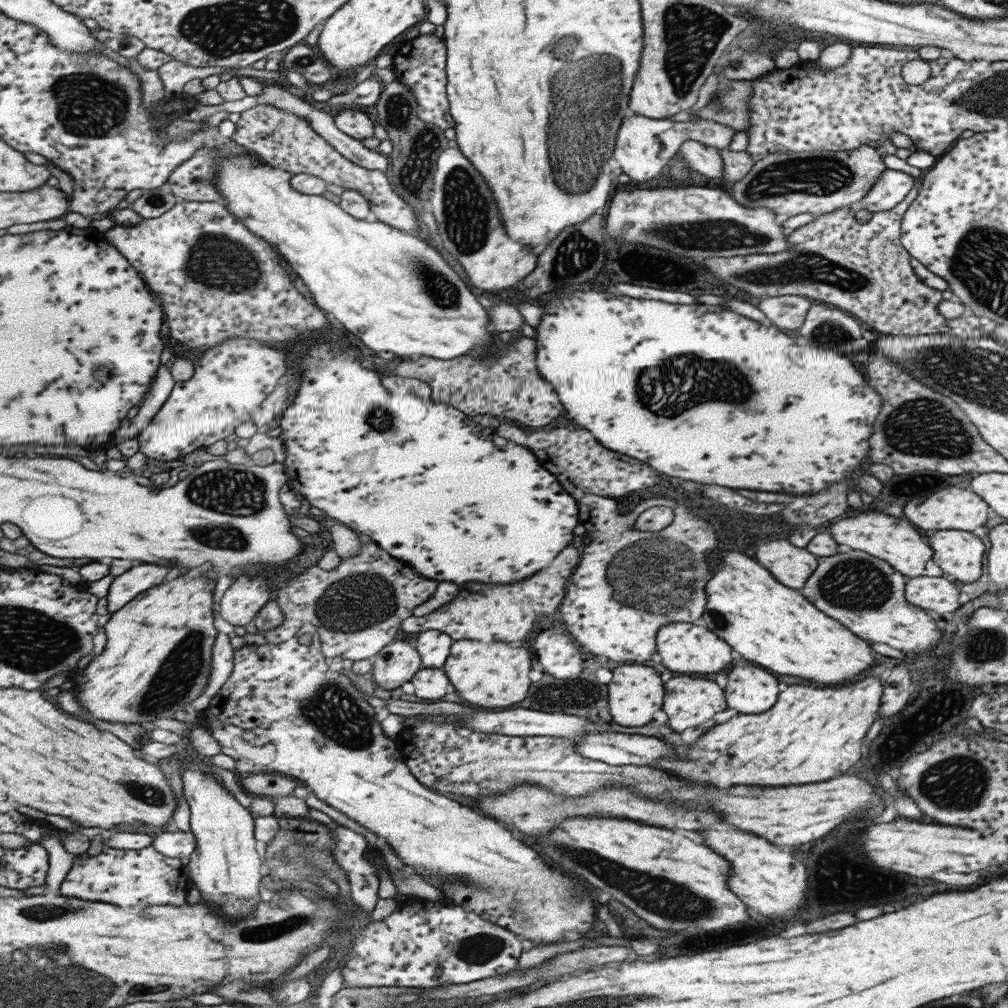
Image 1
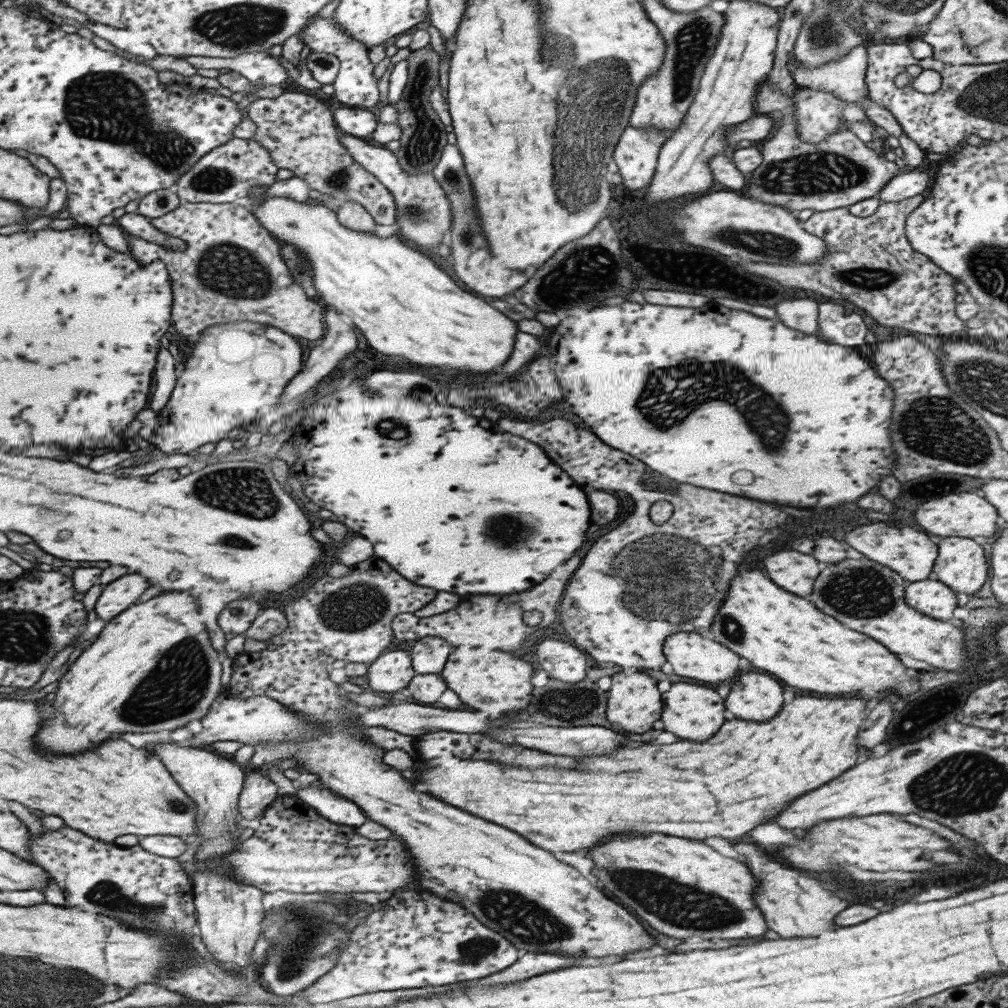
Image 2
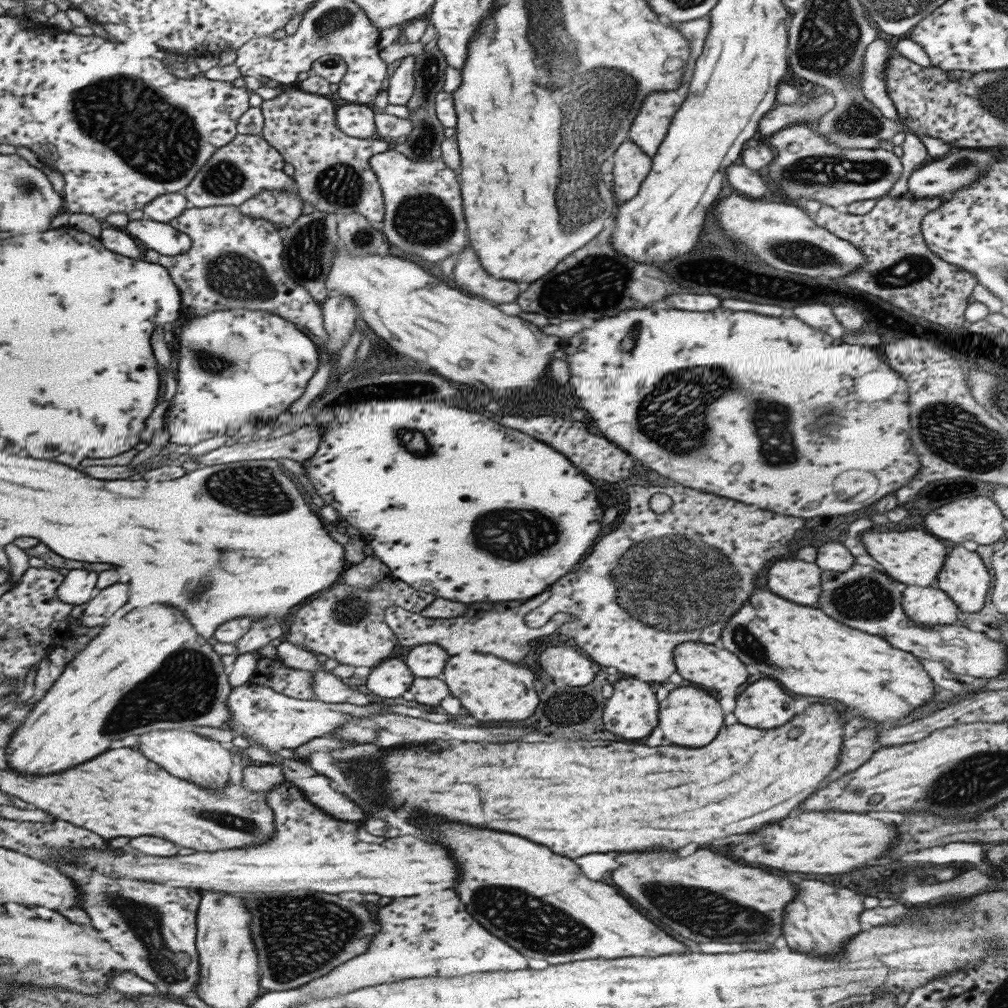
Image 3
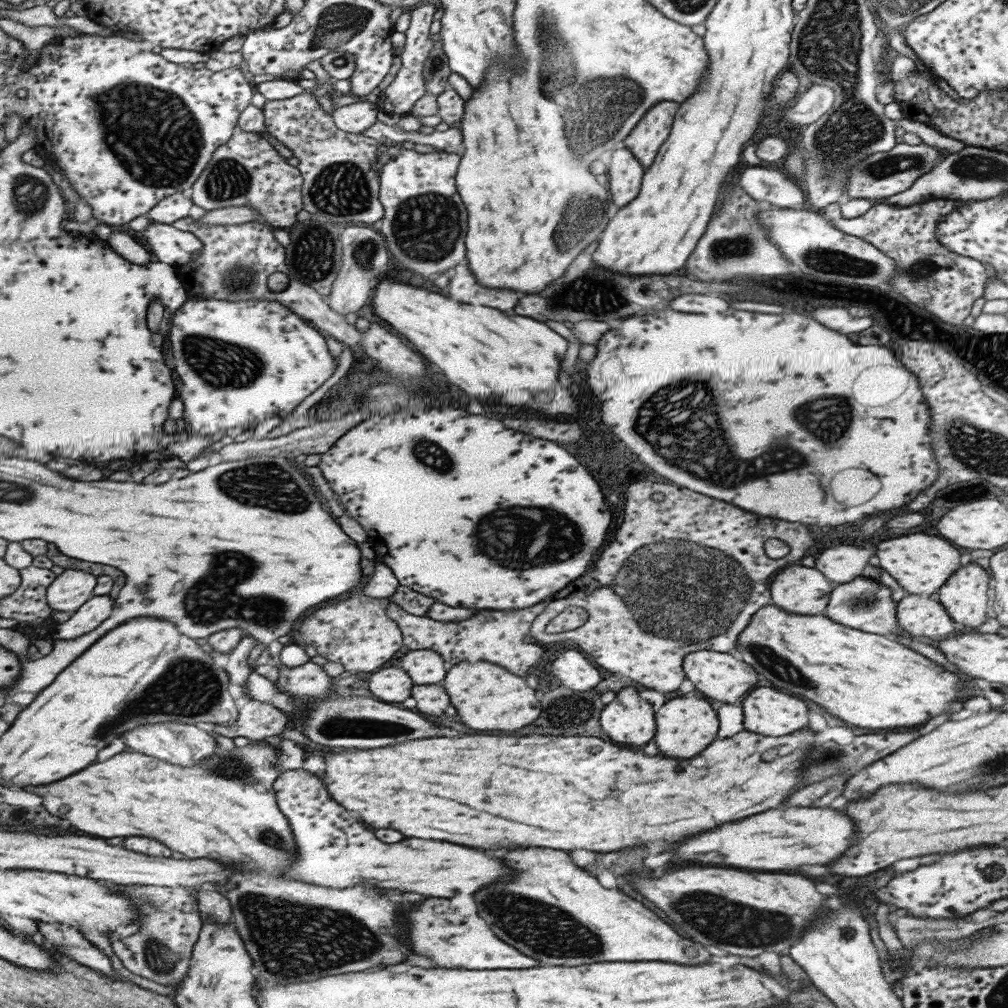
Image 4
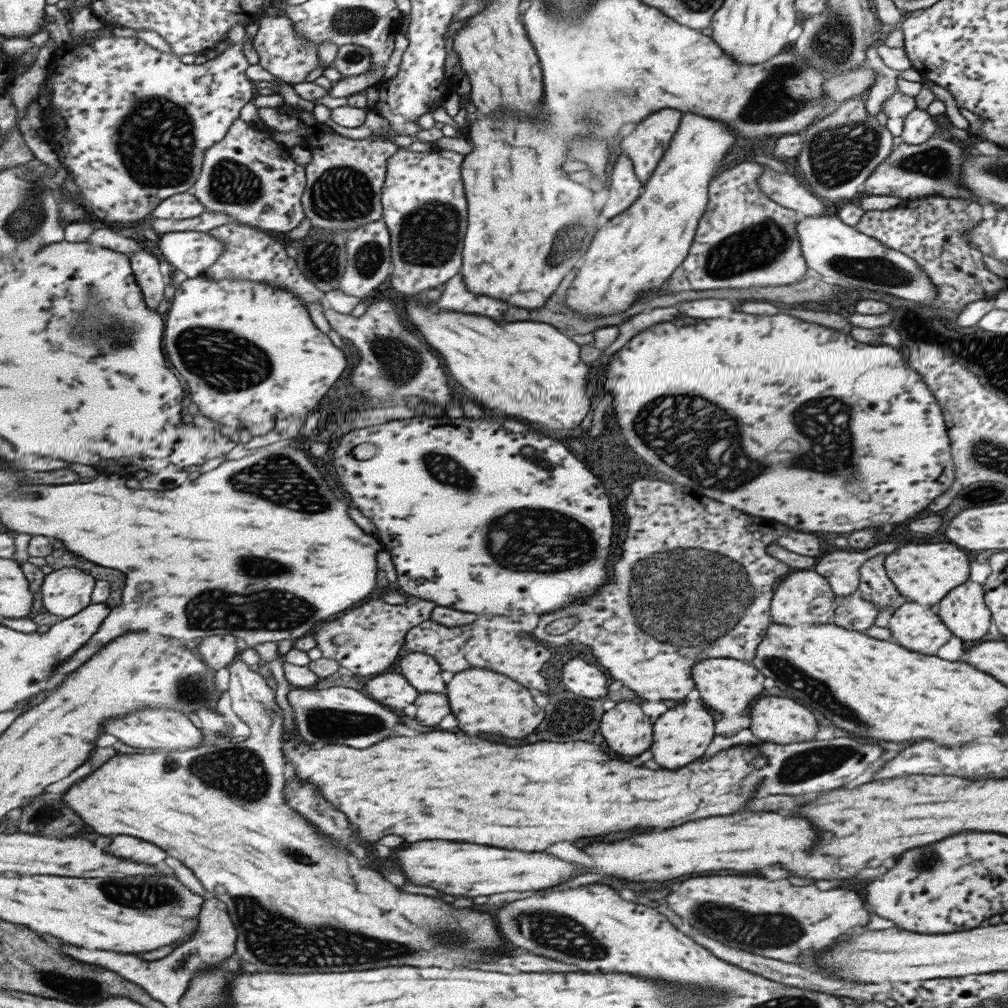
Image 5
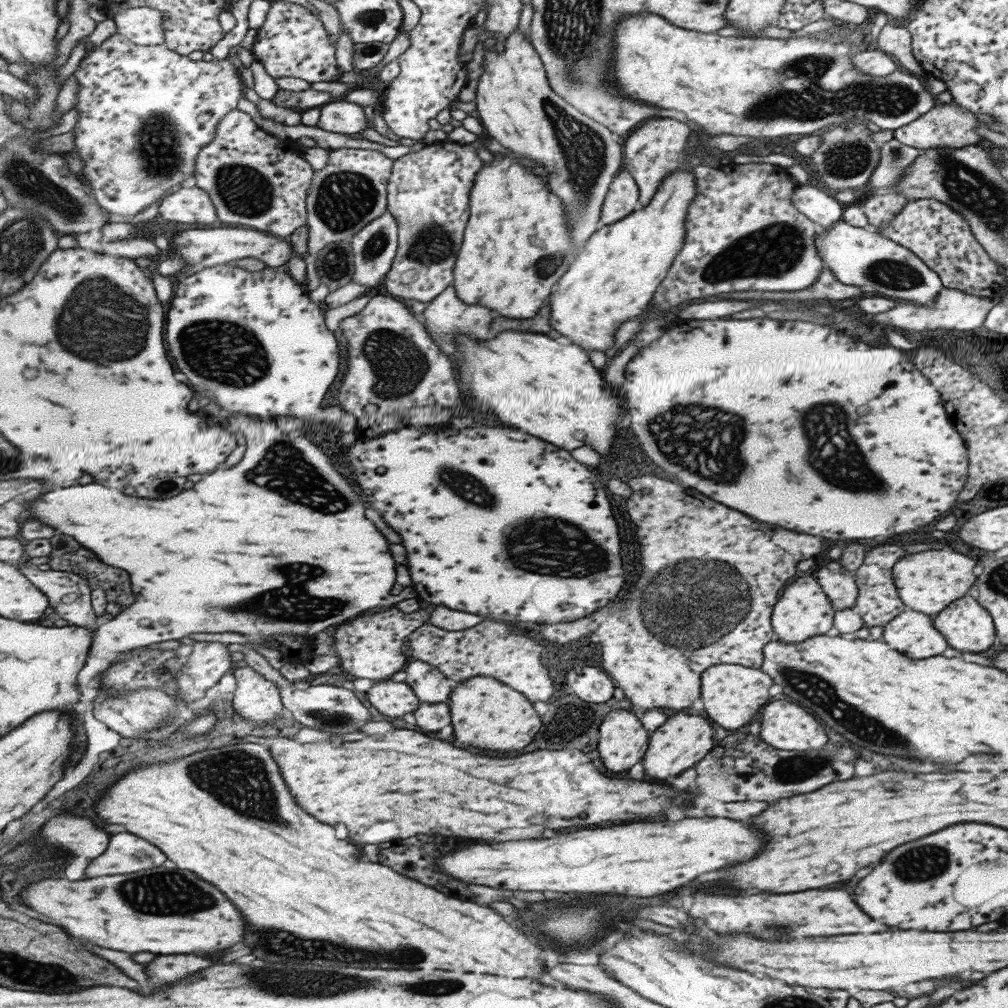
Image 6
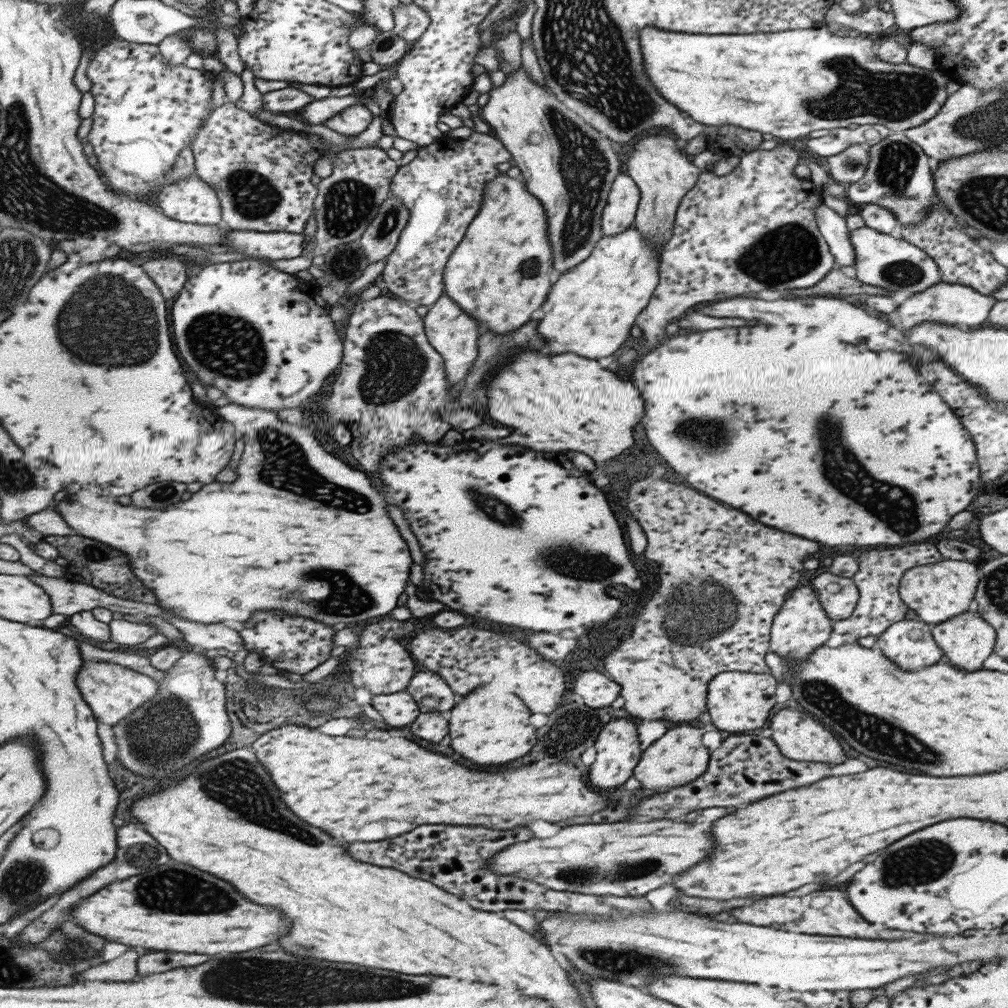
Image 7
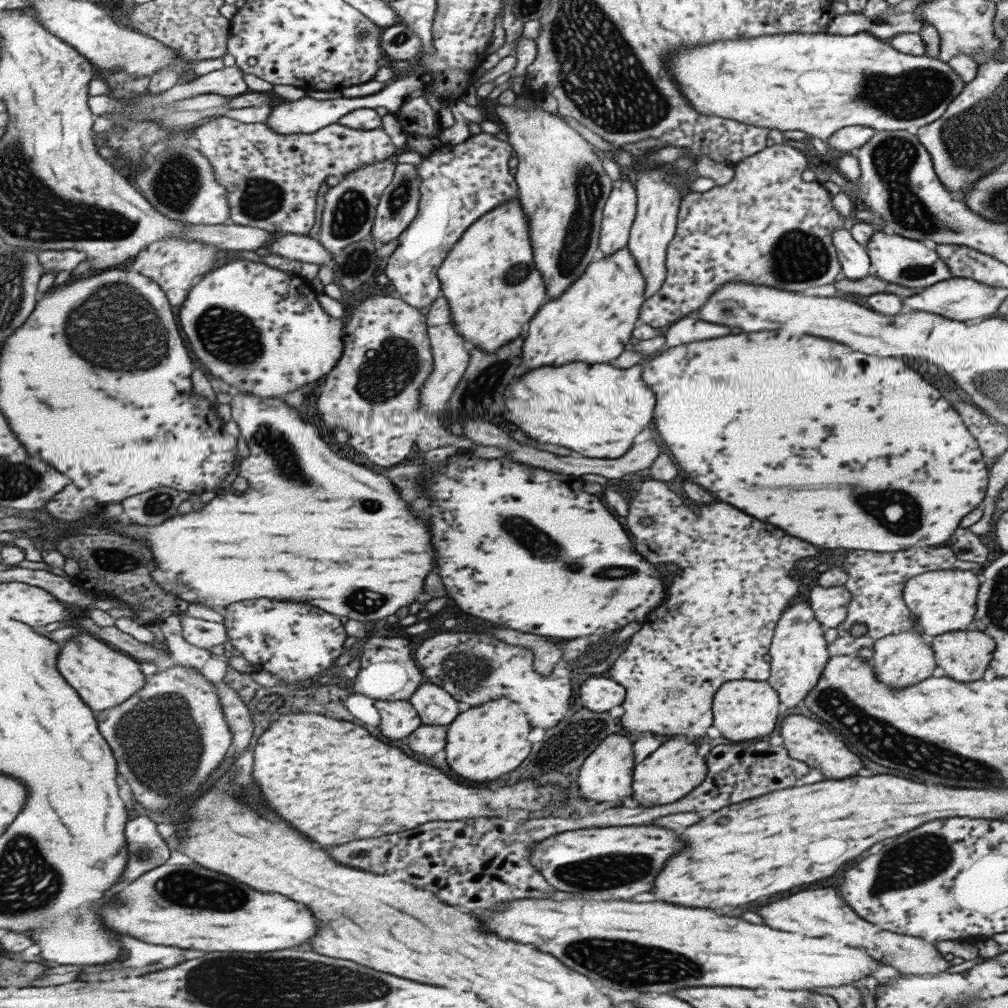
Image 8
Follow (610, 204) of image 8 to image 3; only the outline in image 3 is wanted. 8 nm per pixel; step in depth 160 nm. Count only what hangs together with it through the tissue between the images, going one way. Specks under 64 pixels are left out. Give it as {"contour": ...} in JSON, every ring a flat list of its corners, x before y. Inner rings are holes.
{"contour":[[627,138,617,145,609,159,613,161,612,194,616,204,622,204,636,195,652,160]]}

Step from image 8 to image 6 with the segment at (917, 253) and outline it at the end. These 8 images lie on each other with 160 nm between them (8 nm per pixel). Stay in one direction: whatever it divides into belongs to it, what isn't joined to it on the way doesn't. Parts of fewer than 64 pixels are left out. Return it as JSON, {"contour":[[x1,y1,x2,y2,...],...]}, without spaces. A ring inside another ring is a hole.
{"contour":[[841,220,834,222,827,230,817,231,815,250,819,259,833,276,849,286,857,286,863,292,889,296,898,302,919,302,931,306,941,291,939,277,911,251,880,236,870,228,854,228]]}

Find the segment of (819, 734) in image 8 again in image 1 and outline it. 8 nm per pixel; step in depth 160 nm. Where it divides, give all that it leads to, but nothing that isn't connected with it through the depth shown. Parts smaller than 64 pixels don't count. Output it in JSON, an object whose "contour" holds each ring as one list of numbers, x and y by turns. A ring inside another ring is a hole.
{"contour":[[735,666,726,674,725,702,741,714,767,712,779,694,778,680,757,666]]}

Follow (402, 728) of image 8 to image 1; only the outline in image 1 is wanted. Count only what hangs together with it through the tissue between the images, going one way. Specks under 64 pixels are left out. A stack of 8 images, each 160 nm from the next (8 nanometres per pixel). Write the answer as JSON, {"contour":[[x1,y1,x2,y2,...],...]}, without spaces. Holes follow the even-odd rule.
{"contour":[[405,641,386,644,372,658,372,676,382,689,391,690,407,682,420,668,419,653]]}

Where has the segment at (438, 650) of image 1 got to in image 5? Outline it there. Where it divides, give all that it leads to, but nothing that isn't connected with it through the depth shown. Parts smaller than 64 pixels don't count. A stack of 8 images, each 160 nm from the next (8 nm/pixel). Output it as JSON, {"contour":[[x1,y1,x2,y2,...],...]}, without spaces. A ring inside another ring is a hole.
{"contour":[[410,652,401,658,397,668,399,674,418,693,445,692,445,682,441,676,442,668,432,656]]}

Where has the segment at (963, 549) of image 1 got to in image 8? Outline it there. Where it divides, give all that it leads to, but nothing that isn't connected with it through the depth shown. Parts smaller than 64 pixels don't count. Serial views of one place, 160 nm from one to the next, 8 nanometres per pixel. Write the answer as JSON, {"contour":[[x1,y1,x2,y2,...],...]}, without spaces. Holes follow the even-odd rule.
{"contour":[[956,630,932,636,930,643,936,666,957,682,971,682,988,667,994,640,980,630]]}

